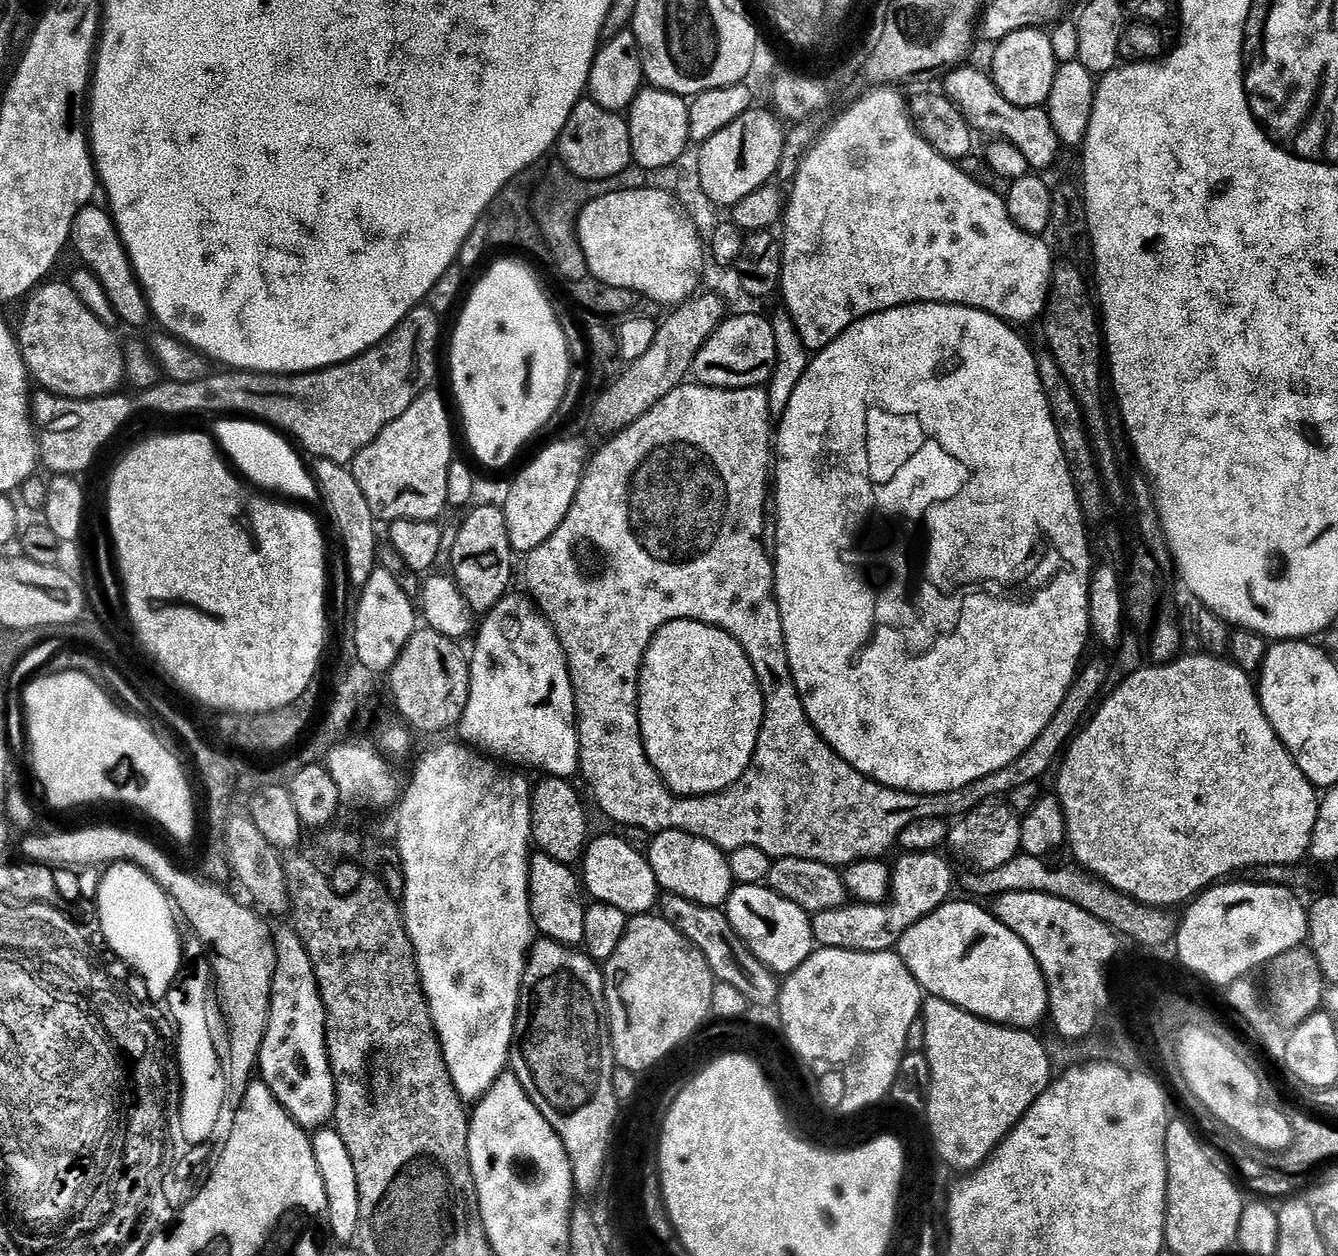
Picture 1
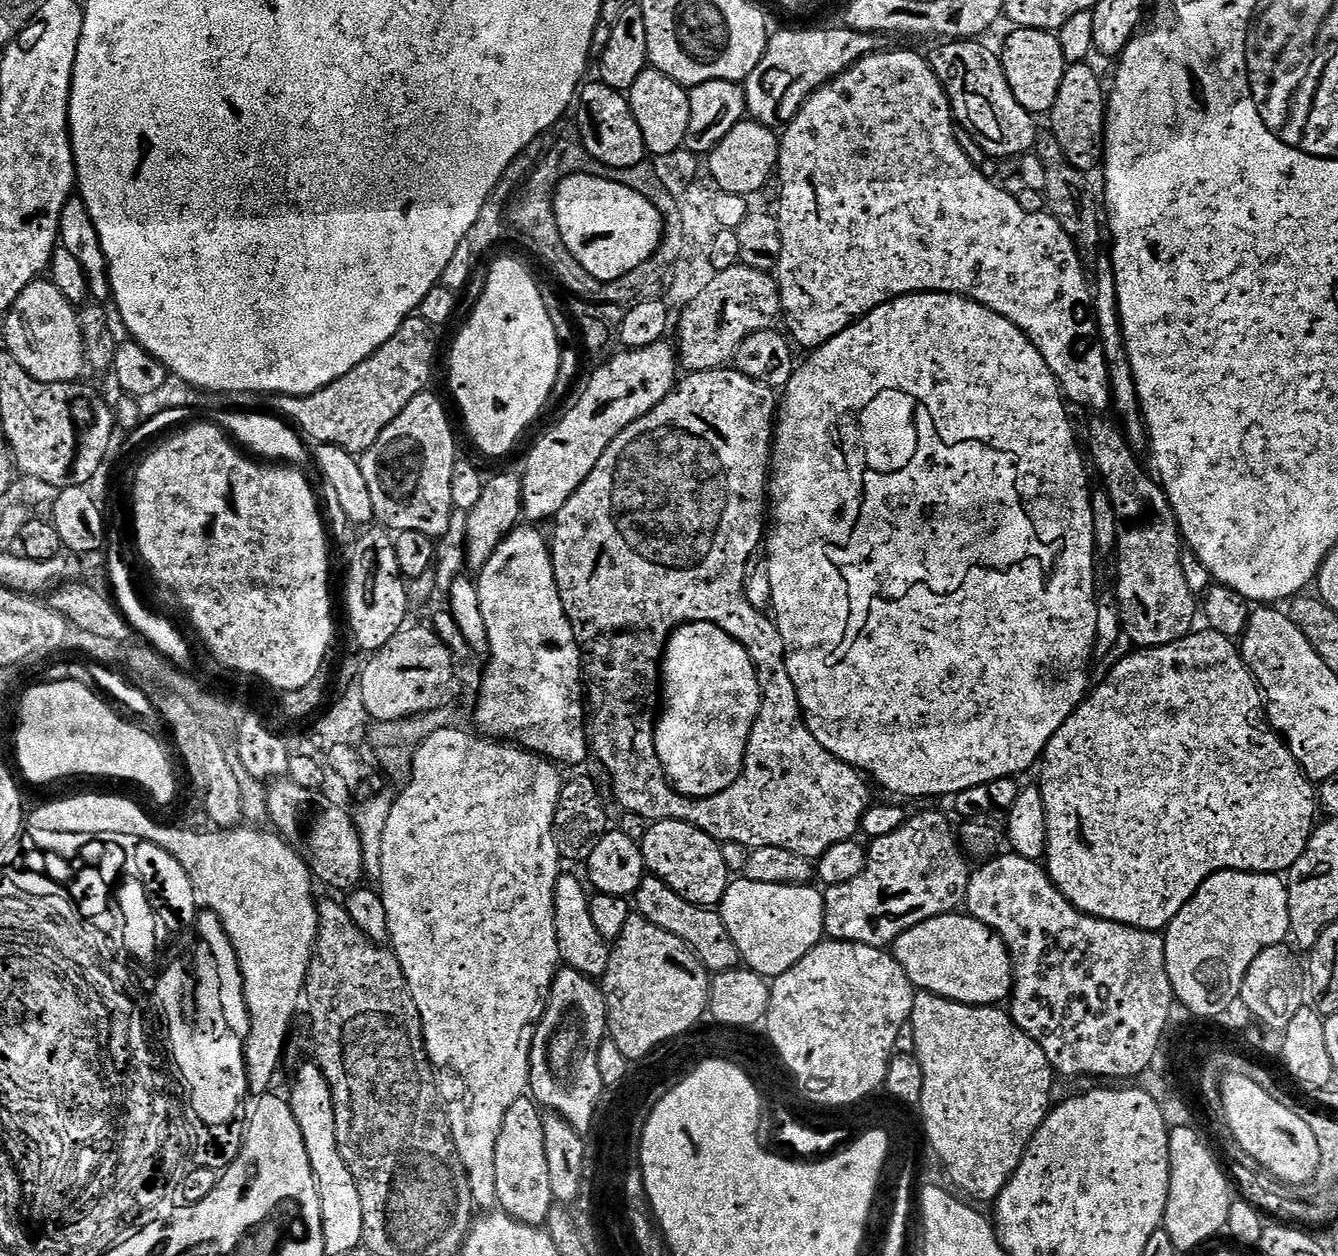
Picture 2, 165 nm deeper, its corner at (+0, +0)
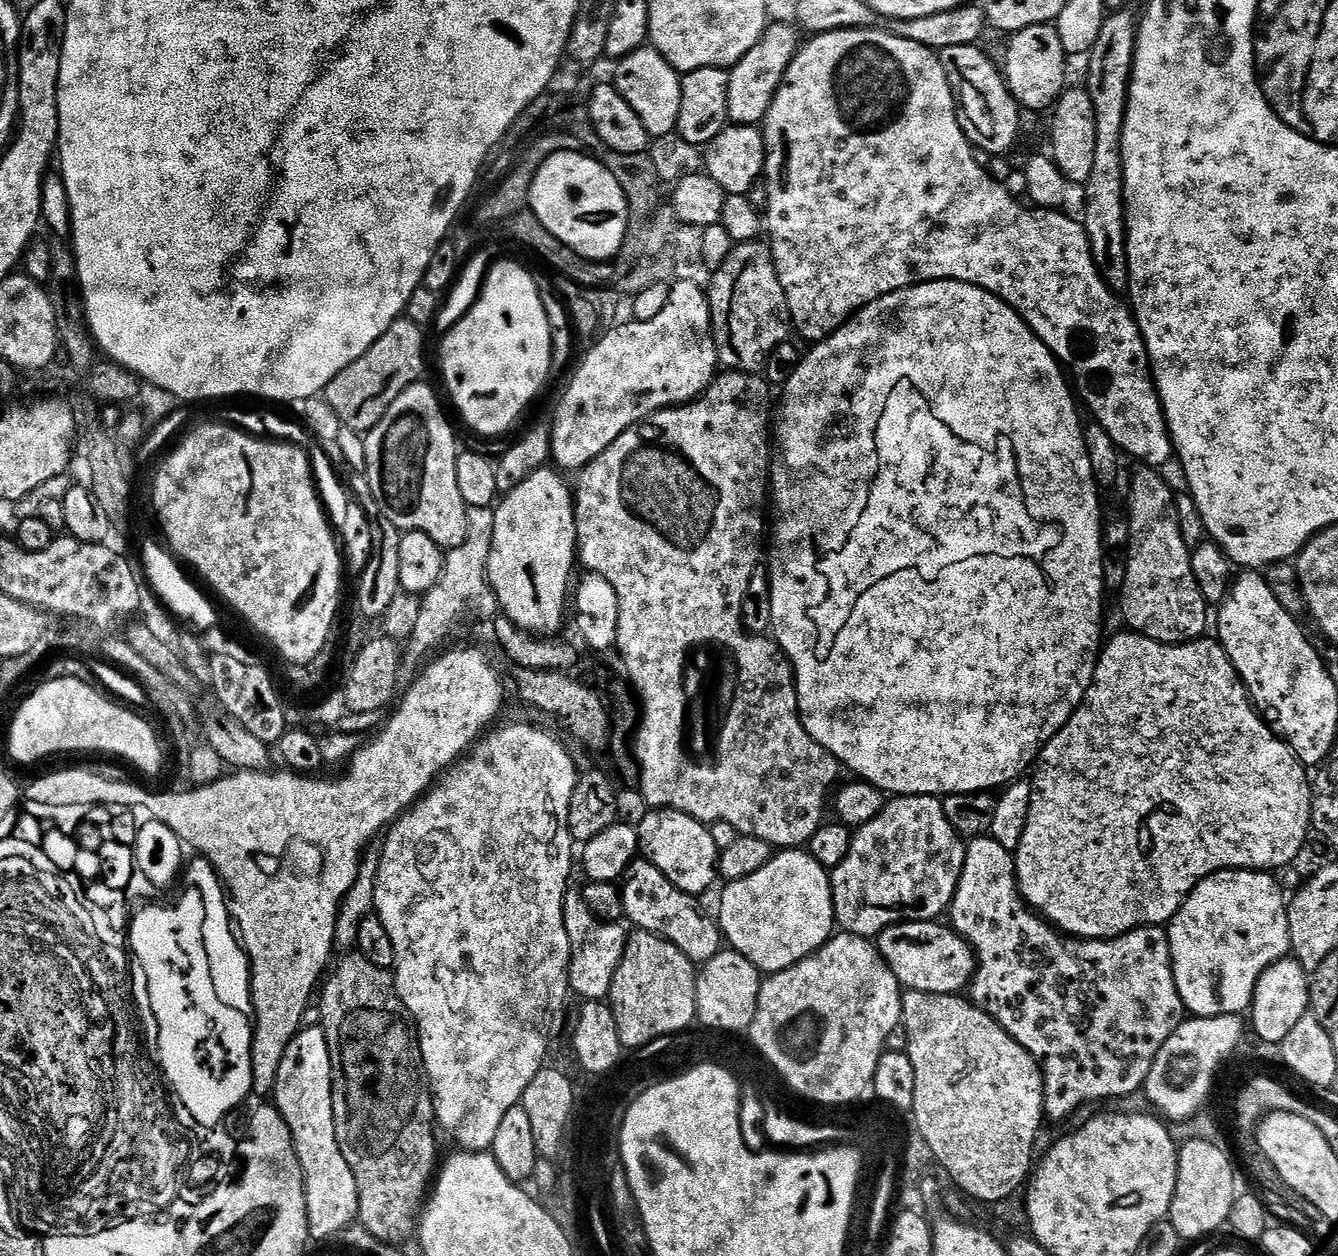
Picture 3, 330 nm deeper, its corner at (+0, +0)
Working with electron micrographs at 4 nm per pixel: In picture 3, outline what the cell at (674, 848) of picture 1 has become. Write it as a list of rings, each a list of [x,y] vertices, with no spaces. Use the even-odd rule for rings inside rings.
[[[672,809],[650,810],[646,818],[642,818],[638,831],[643,859],[658,866],[678,890],[697,898],[711,890],[712,883],[718,880],[721,849],[717,848],[709,825]]]

